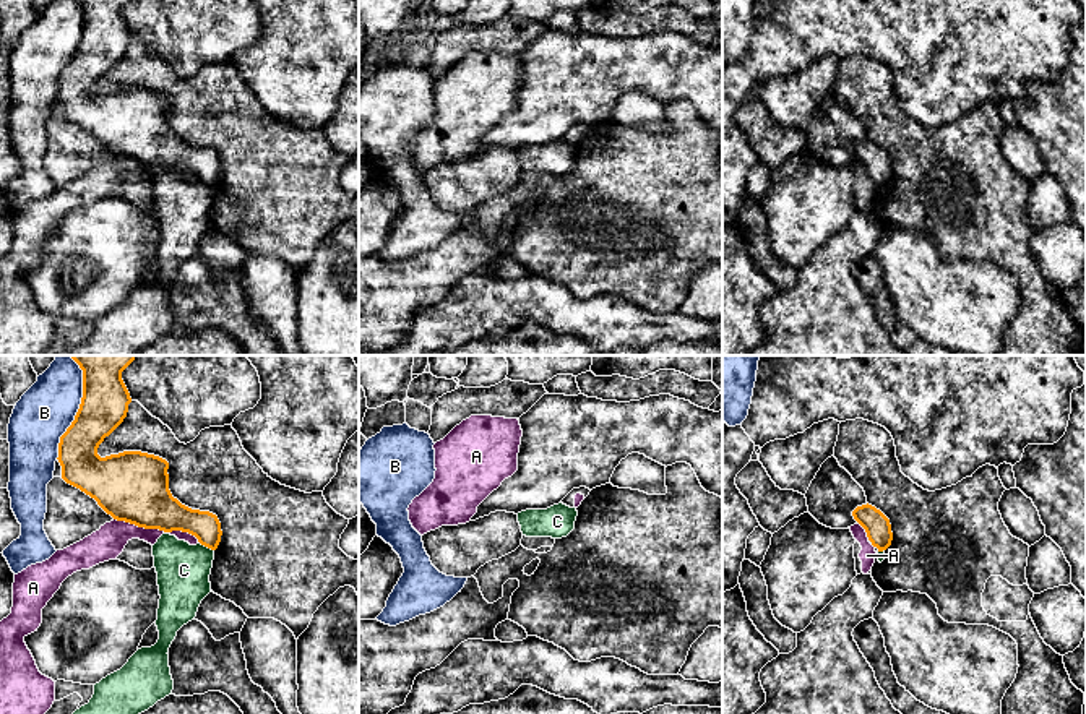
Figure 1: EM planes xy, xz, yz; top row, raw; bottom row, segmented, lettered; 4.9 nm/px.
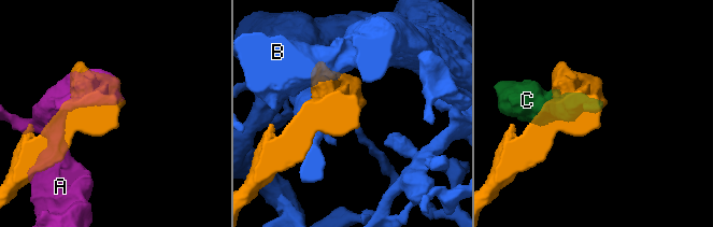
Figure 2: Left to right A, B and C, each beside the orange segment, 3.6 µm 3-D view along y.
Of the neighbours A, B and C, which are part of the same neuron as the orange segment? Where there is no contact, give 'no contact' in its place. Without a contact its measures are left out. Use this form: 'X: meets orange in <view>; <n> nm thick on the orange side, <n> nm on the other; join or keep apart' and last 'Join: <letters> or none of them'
A: meets orange in xy; 340 nm thick on the orange side, 160 nm on the other; keep apart
B: meets orange in xy; 240 nm thick on the orange side, 280 nm on the other; keep apart
C: meets orange in xy; 170 nm thick on the orange side, 260 nm on the other; keep apart
Join: none of them

